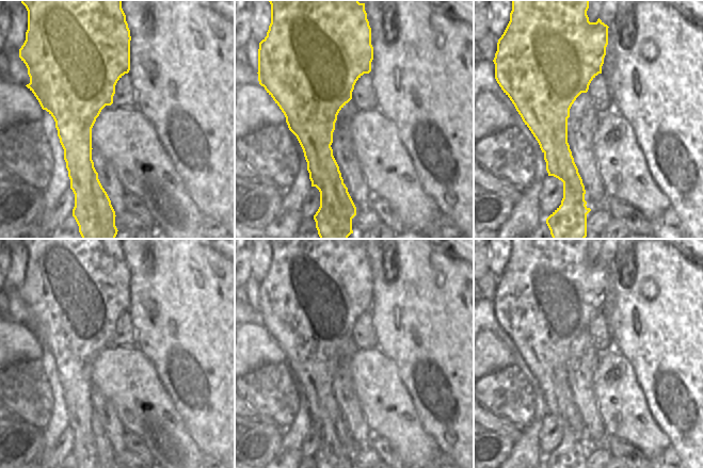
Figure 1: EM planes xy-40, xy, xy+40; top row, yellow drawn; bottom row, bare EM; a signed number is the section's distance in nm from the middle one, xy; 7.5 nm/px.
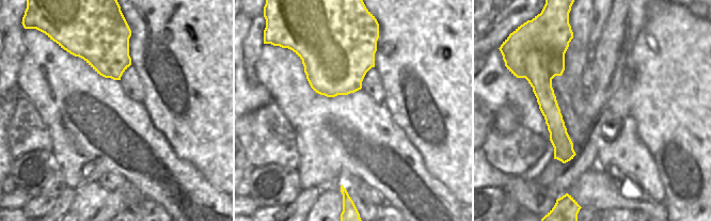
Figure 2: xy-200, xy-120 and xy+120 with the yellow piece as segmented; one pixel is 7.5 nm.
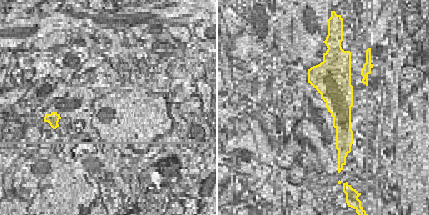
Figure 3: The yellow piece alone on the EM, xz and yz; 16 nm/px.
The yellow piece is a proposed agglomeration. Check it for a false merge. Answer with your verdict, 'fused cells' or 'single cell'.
fused cells

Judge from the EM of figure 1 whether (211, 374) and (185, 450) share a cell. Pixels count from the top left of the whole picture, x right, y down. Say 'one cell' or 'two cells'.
two cells

